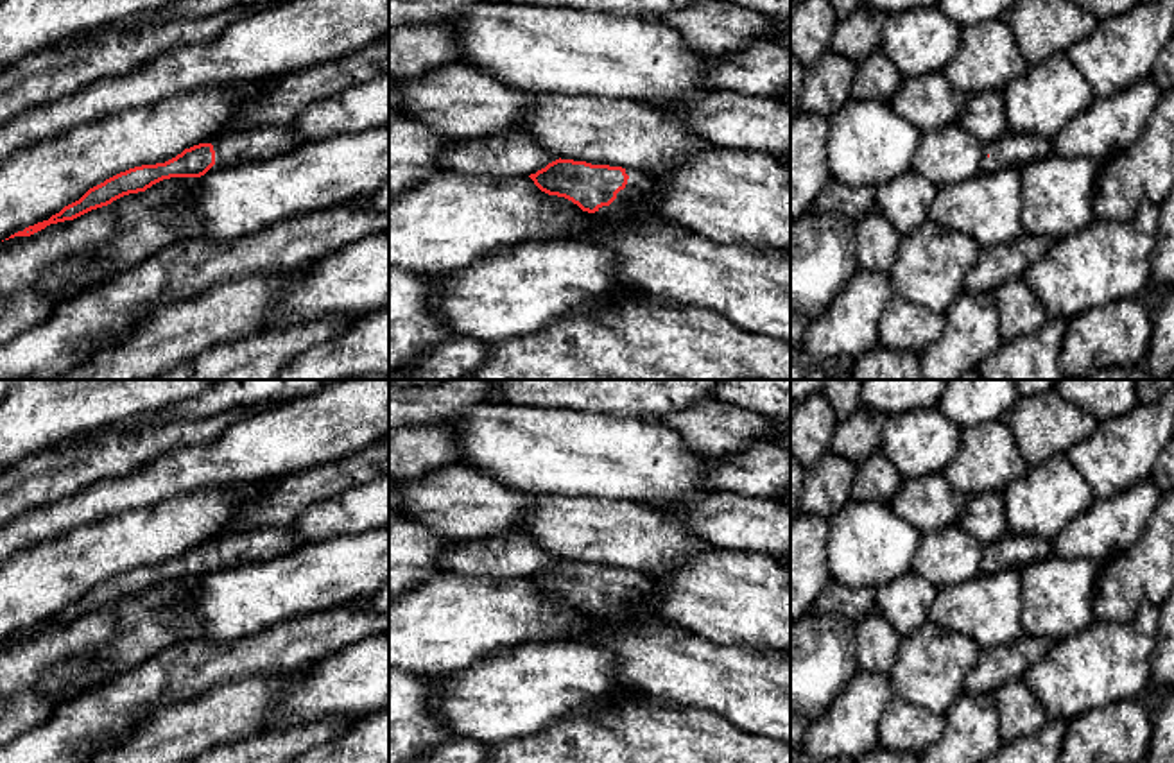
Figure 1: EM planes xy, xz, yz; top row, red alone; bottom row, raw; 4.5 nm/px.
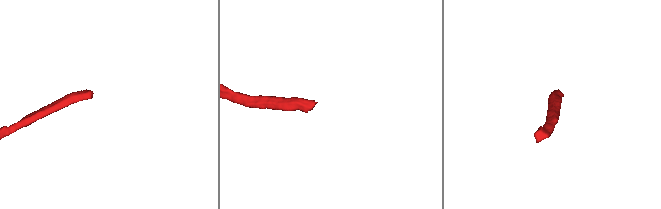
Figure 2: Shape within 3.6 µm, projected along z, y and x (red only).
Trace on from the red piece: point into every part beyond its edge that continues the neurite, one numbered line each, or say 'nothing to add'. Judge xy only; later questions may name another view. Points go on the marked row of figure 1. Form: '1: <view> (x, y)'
1: xy (255, 144)

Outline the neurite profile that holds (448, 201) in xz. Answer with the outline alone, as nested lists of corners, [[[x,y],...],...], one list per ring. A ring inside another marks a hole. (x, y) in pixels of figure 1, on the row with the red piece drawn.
[[[443,170],[389,199],[389,265],[412,274],[445,276],[505,247],[575,240],[590,226],[586,211],[565,197],[541,192],[529,176],[495,179]]]

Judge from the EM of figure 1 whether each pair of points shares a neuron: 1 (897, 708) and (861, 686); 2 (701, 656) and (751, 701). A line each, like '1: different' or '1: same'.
1: different
2: same

